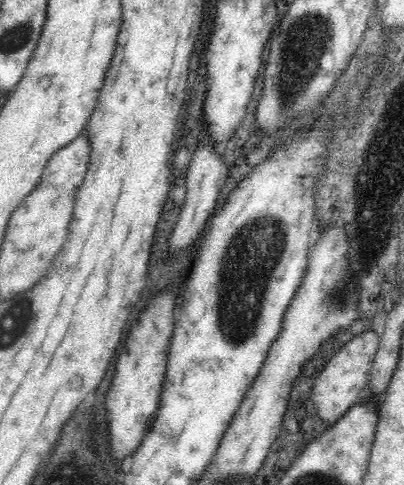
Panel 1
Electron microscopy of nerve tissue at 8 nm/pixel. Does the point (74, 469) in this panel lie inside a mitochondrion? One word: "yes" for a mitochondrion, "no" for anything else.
yes

